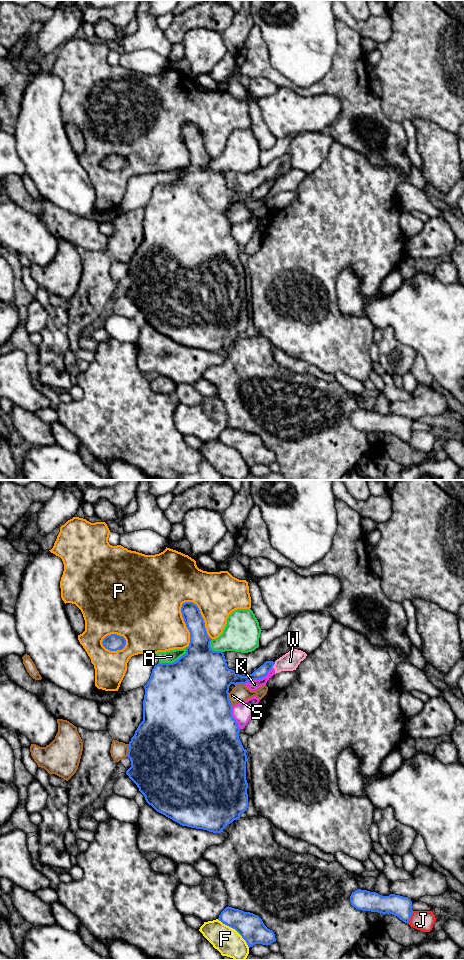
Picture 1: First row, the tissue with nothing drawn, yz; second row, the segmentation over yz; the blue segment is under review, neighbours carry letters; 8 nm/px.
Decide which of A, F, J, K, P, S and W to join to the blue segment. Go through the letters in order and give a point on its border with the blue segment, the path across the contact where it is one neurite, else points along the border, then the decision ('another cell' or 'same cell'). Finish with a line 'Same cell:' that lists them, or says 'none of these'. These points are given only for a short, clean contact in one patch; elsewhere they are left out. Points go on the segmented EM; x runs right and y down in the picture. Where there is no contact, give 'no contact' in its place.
A: yz (175, 661) | another cell
F: yz (235, 929) | another cell
J: yz (410, 917) | another cell
K: yz (259, 678) | another cell
P: yz (184, 621) | another cell
S: yz (229, 700) | another cell
W: yz (273, 665) | along yz (275, 662), (272, 667) | another cell
Same cell: none of these

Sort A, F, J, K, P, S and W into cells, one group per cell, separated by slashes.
A / F / J / K W / P / S

